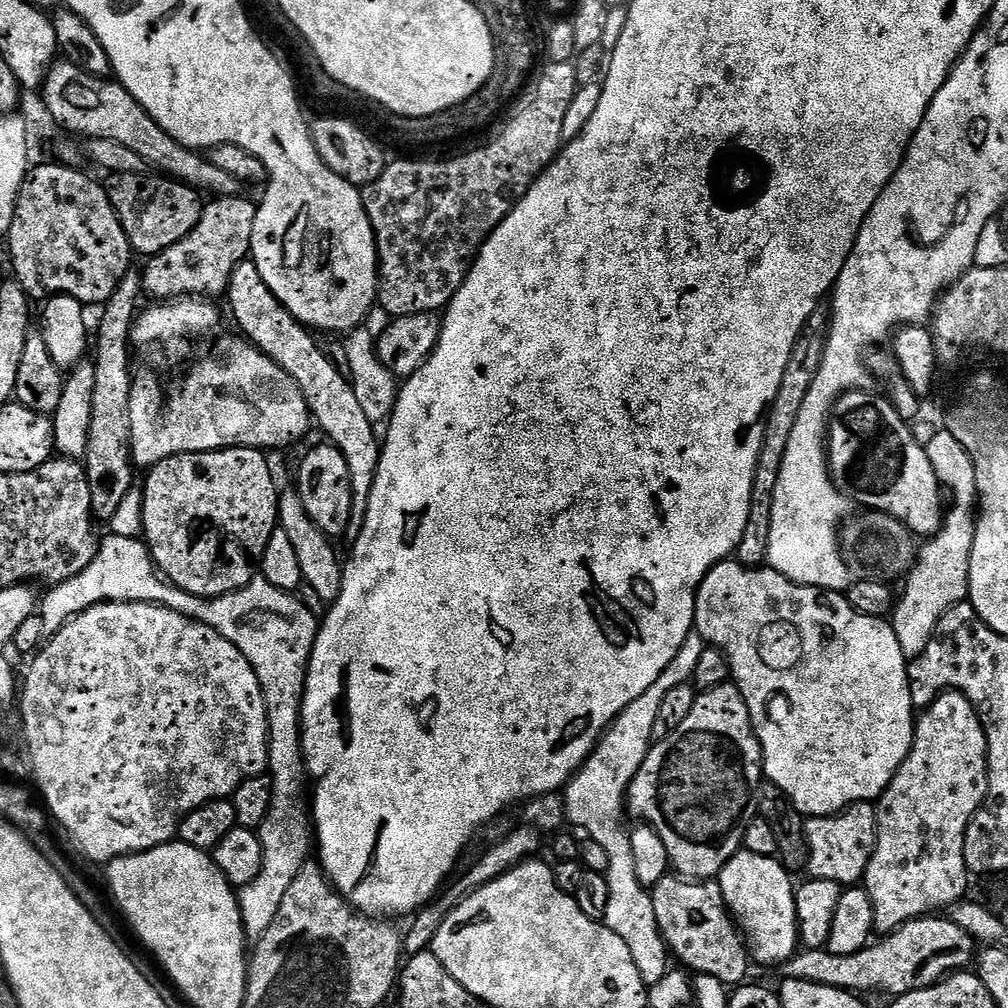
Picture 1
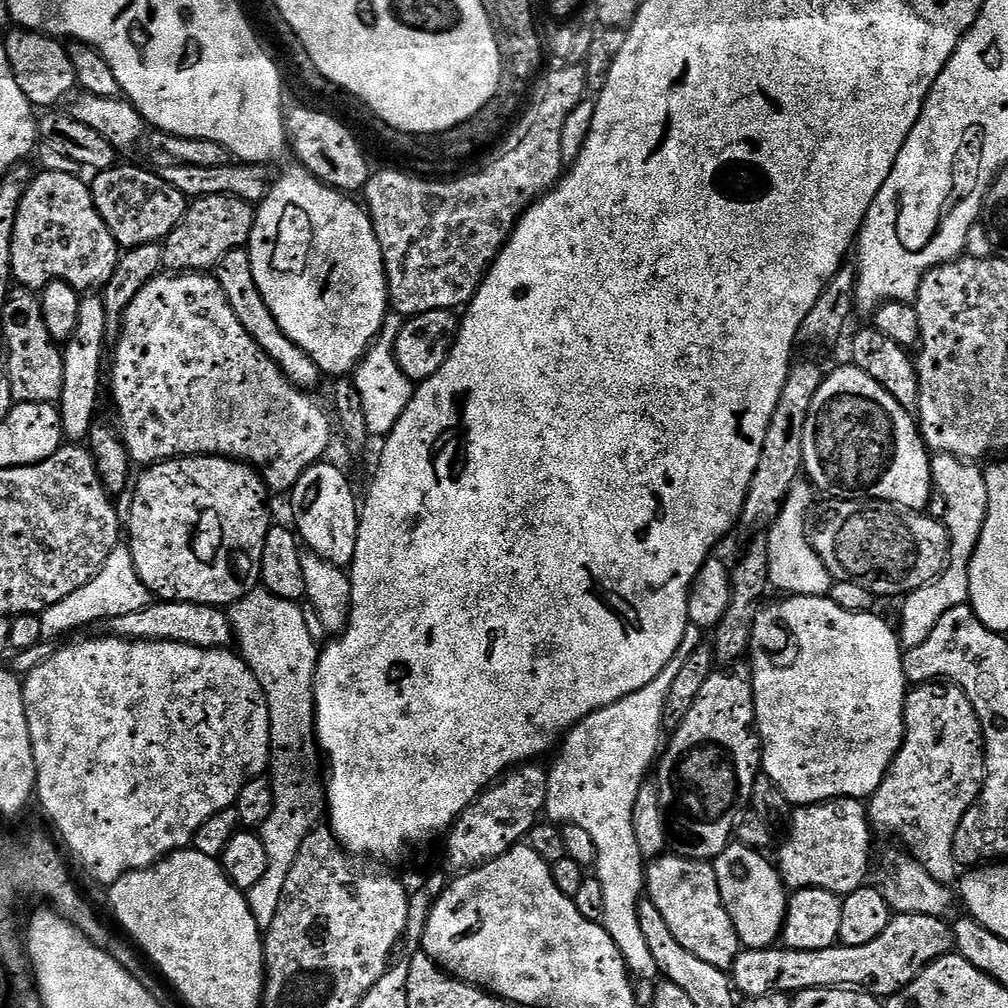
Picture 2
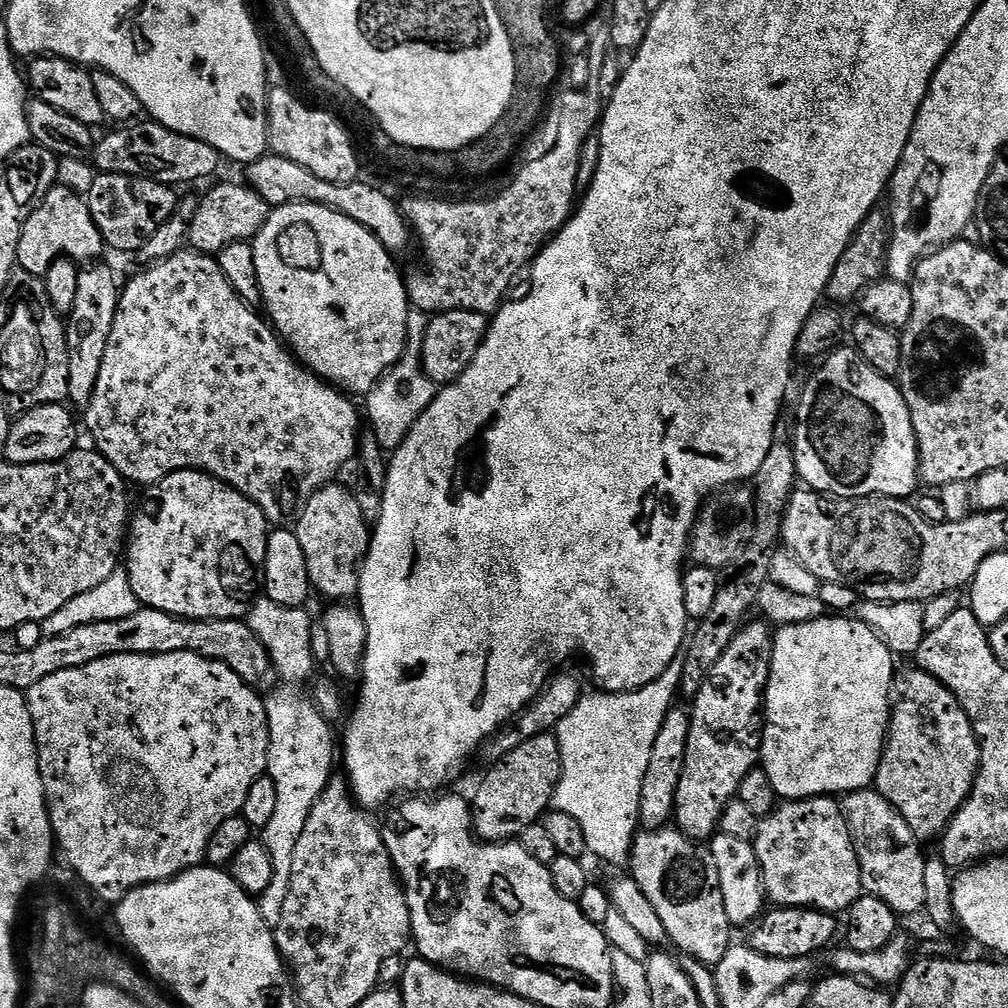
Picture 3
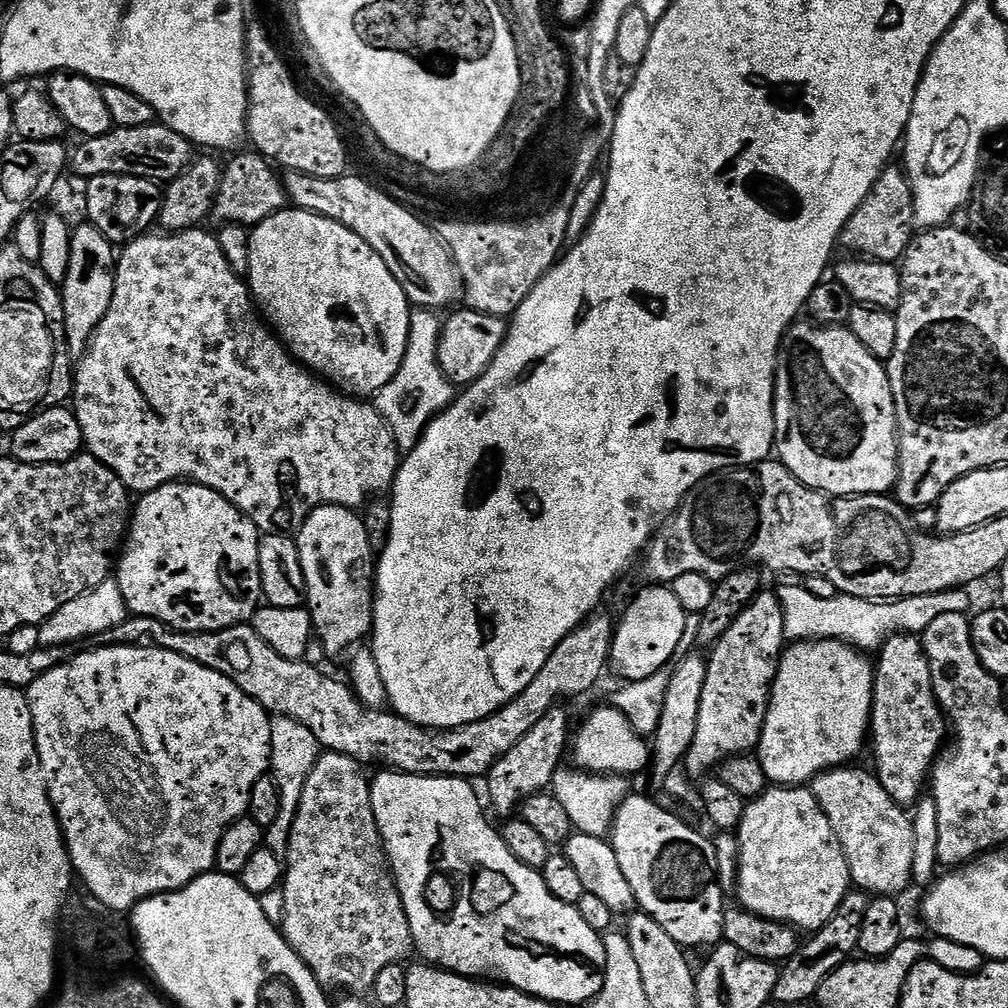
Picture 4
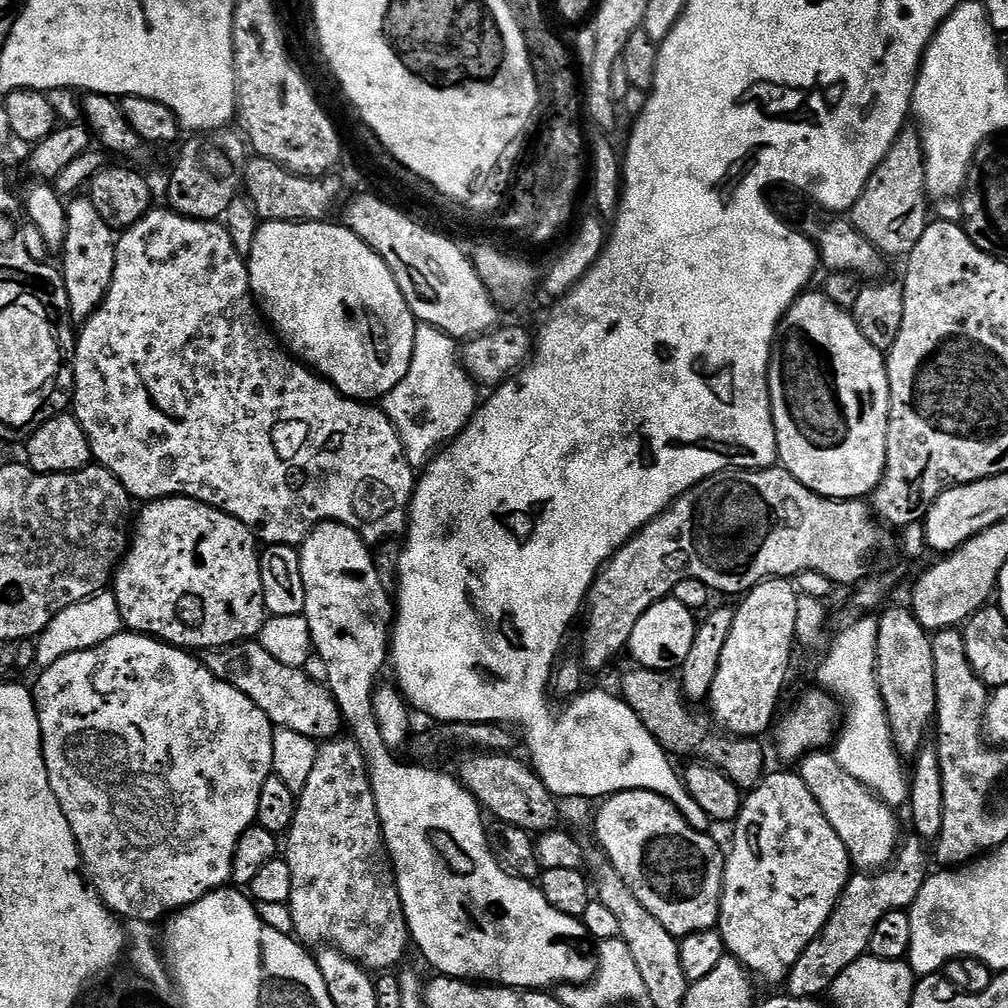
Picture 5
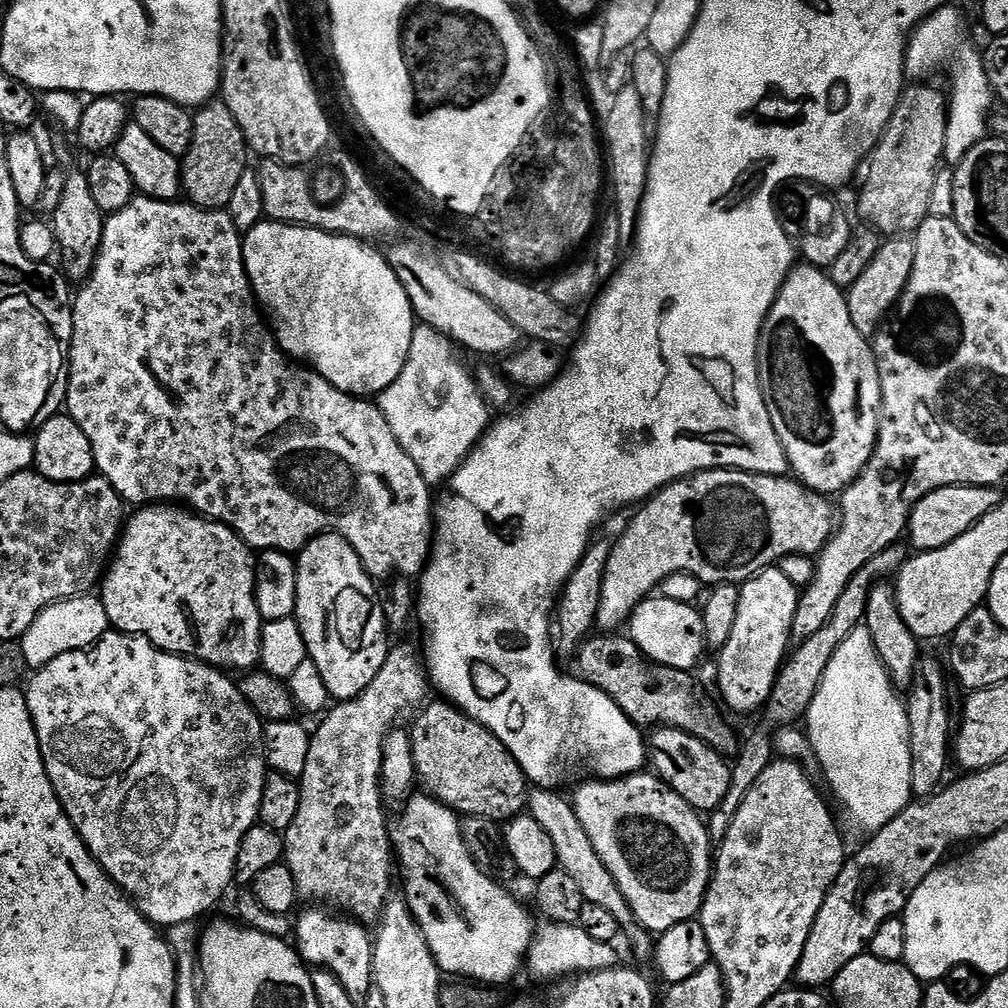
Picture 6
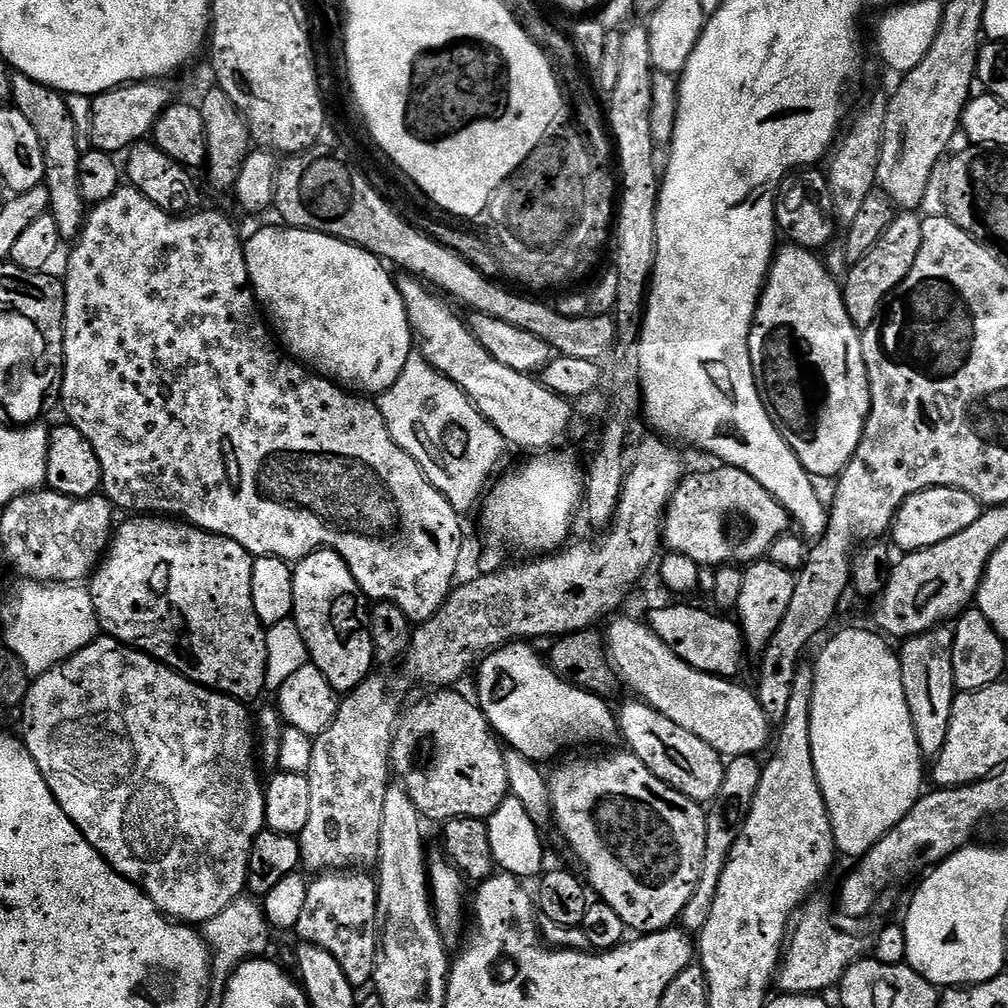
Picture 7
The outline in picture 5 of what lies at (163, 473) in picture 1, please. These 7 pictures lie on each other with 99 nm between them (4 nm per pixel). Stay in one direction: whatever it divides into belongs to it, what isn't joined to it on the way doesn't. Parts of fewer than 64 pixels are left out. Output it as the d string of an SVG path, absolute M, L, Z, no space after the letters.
M165 496L162 500L145 503L141 508L144 509L140 512L140 521L137 524L135 521L130 547L114 573L114 591L123 627L145 636L154 636L157 640L163 640L165 644L173 644L176 648L185 650L221 648L227 644L239 644L241 640L259 637L260 628L266 619L266 609L262 594L262 578L260 577L260 552L258 551L258 541L252 531L242 522L238 522L238 518L212 507L211 504L198 502L189 496Z

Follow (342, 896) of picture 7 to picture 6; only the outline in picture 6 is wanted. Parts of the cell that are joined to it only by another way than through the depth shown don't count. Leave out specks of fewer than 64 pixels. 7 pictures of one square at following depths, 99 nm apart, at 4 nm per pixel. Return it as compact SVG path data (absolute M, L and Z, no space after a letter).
M320 906L313 908L316 908L313 912L302 913L300 921L297 919L294 924L294 947L300 959L313 969L334 974L334 978L346 986L346 994L350 994L352 1000L363 1002L374 986L376 949L373 933L355 918Z

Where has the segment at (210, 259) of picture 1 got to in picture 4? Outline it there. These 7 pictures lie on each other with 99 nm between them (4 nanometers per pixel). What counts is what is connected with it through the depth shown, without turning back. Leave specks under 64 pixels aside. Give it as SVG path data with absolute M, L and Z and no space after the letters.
M247 151L226 164L220 177L220 189L216 205L212 207L212 216L224 220L220 222L225 225L255 226L286 208L286 189L281 173L259 152Z

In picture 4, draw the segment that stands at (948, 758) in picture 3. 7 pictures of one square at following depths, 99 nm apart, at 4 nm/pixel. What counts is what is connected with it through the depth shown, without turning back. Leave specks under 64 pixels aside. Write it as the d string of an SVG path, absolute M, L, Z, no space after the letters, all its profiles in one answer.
M915 635L891 636L879 649L879 656L880 661L877 659L874 664L870 725L871 739L876 739L874 771L894 802L912 806L929 783L932 769L945 747L944 739L947 736L949 739L950 725L934 694L923 643Z

